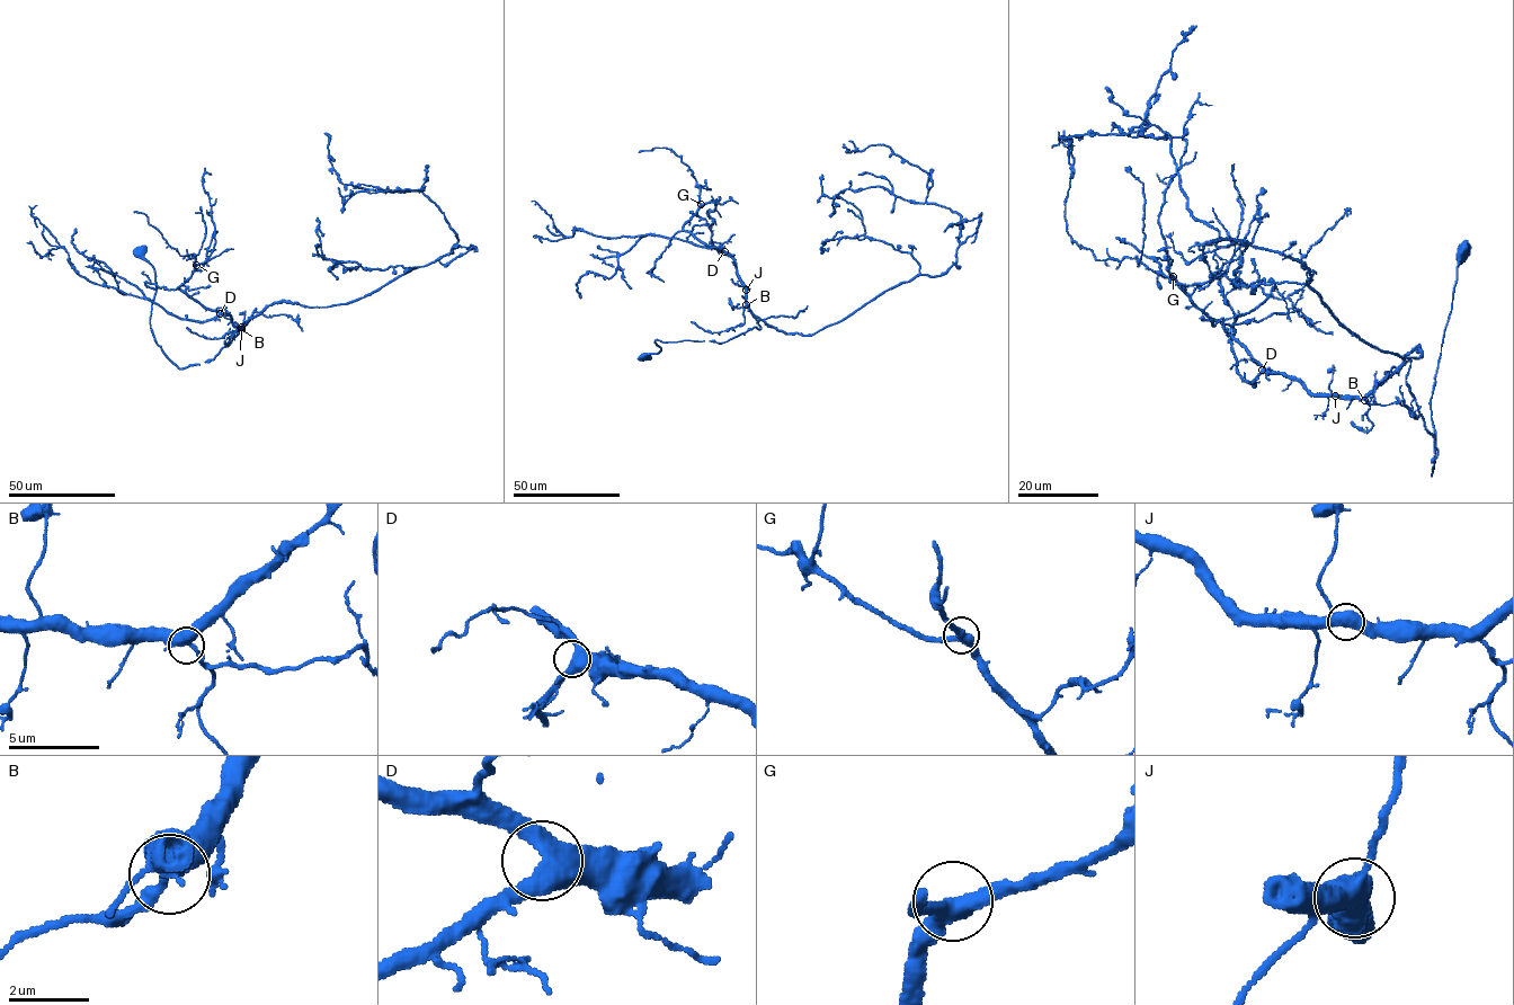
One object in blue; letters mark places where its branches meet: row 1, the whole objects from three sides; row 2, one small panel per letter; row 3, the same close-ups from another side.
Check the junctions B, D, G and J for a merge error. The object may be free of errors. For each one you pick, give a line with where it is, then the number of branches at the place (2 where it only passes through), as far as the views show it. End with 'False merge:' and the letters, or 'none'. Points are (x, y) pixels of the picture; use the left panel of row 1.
False merge: none

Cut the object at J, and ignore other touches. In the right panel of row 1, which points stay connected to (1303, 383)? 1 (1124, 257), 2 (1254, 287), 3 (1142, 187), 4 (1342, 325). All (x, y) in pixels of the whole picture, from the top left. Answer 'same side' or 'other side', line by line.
1: same side
2: other side
3: same side
4: other side

